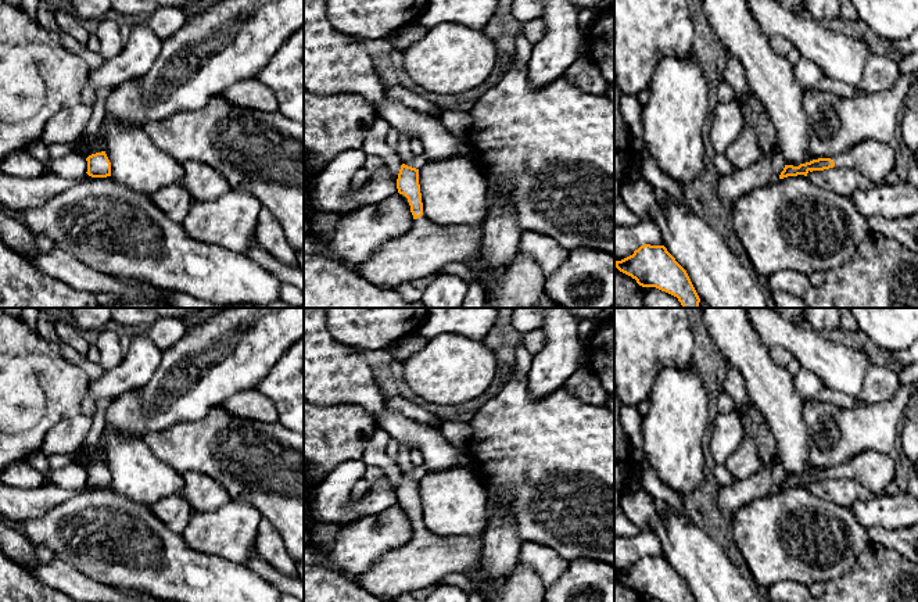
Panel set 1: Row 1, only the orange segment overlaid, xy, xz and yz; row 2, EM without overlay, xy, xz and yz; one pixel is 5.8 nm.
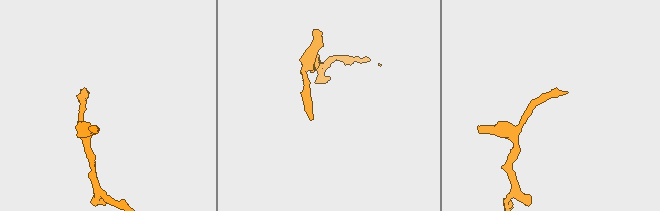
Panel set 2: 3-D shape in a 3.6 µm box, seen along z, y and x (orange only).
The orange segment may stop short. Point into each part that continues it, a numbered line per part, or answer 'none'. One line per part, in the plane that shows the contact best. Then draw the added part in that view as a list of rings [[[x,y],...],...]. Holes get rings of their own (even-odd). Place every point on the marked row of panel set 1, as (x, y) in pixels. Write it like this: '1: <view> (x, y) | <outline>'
1: xz (427, 247) | [[[424,214],[413,221],[413,229],[395,240],[386,241],[363,264],[359,264],[359,276],[380,289],[395,289],[404,282],[412,283],[437,272],[451,262],[466,262],[481,257],[483,226],[452,225],[441,226]]]

